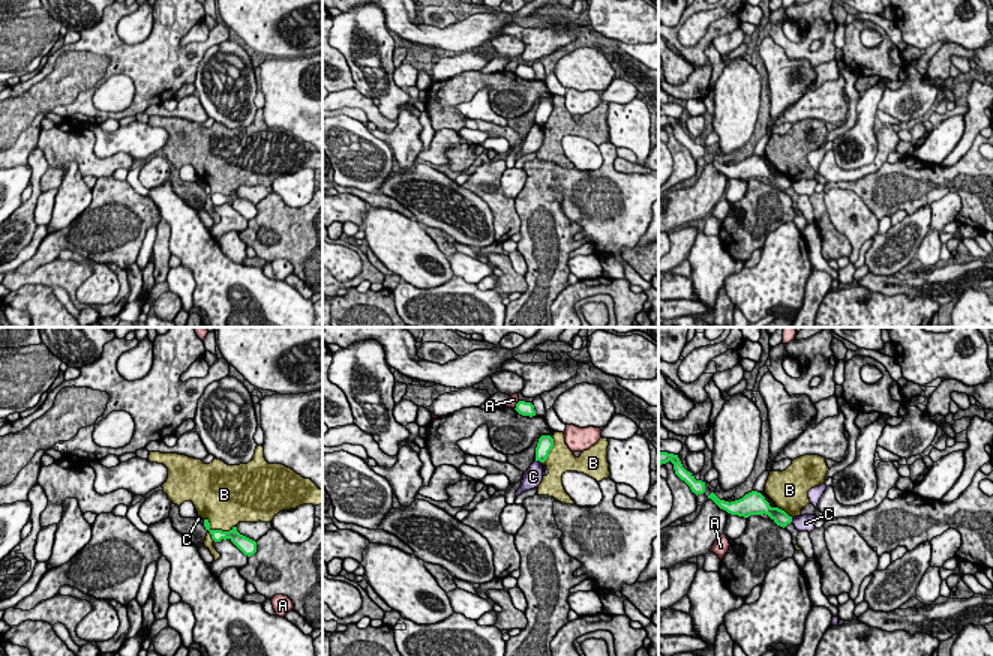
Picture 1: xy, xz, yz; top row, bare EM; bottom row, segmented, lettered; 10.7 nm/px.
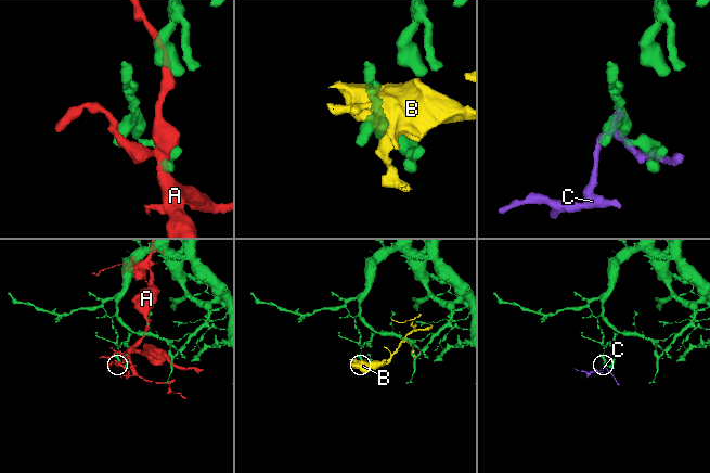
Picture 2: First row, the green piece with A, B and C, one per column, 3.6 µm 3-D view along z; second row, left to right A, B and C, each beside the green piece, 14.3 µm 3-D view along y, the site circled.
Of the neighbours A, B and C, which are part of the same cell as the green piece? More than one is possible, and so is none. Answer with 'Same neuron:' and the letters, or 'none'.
Same neuron: none

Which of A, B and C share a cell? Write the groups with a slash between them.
A / B / C

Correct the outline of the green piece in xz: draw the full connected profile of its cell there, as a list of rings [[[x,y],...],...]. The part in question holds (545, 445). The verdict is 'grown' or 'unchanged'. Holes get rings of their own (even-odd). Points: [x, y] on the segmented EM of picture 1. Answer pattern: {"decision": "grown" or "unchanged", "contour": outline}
{"decision": "unchanged", "contour": [[[542,435],[536,447],[536,461],[544,462],[552,447],[554,438],[550,435]]]}

